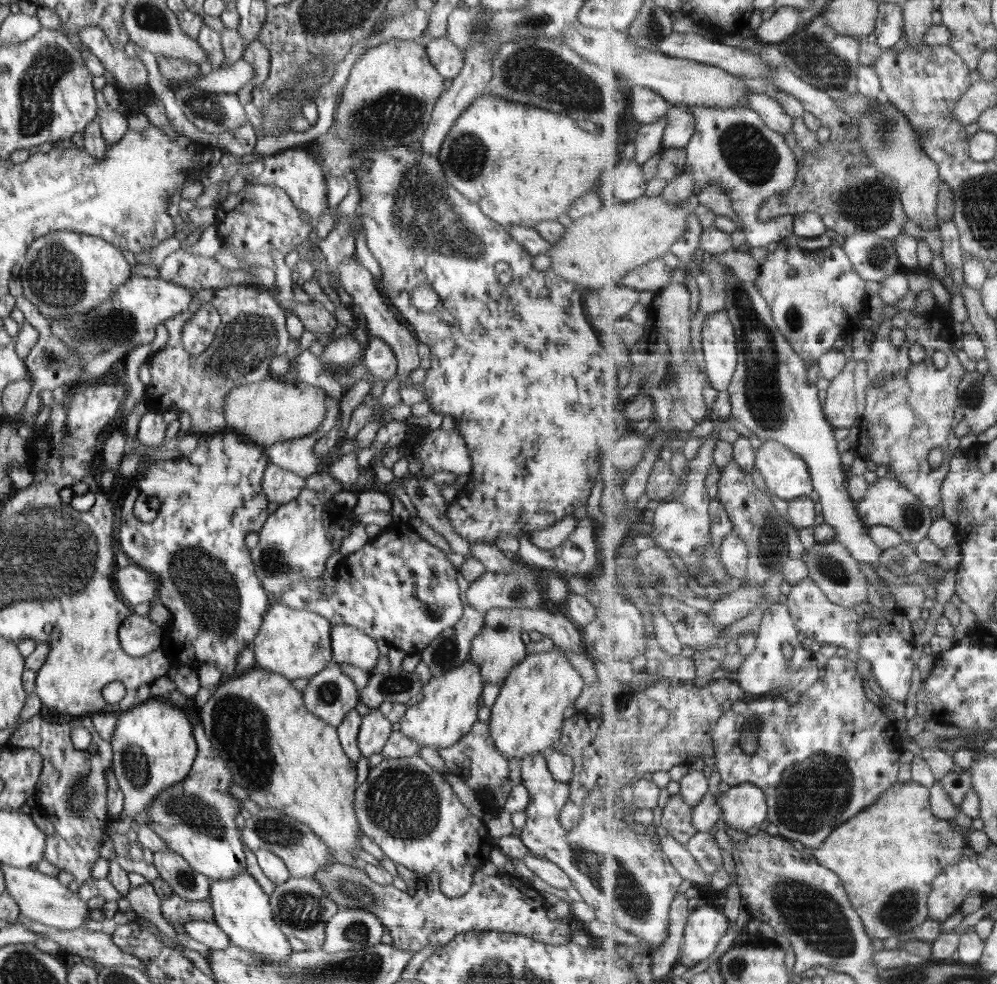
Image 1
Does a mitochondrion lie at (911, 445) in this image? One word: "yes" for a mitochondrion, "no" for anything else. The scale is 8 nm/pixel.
no

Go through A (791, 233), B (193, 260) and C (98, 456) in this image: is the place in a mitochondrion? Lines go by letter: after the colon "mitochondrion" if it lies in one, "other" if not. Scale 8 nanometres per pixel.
A: other
B: other
C: other

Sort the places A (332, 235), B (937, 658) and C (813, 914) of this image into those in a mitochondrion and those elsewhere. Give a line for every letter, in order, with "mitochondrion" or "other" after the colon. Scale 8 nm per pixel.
A: other
B: other
C: mitochondrion

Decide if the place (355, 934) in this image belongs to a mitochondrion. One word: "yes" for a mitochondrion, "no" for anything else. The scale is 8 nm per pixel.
yes

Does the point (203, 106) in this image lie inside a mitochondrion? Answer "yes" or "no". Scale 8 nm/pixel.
yes

